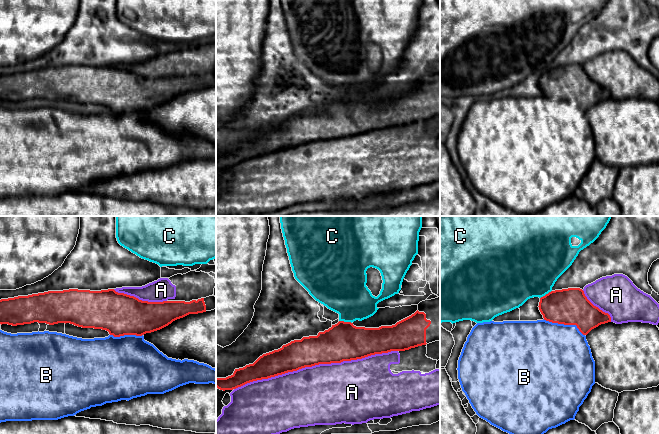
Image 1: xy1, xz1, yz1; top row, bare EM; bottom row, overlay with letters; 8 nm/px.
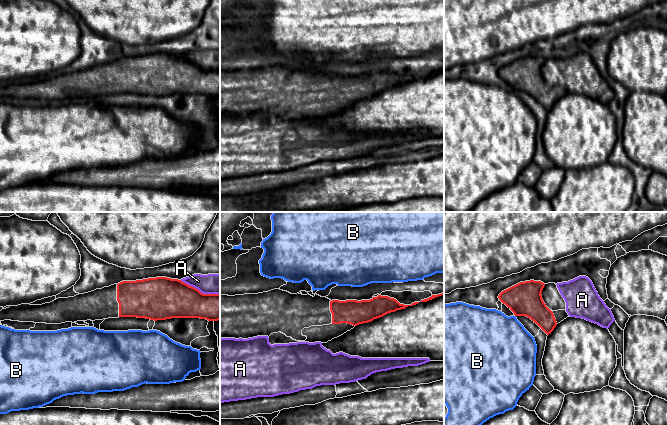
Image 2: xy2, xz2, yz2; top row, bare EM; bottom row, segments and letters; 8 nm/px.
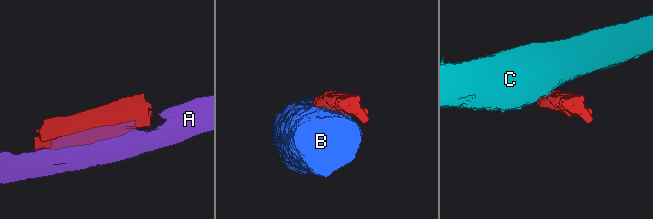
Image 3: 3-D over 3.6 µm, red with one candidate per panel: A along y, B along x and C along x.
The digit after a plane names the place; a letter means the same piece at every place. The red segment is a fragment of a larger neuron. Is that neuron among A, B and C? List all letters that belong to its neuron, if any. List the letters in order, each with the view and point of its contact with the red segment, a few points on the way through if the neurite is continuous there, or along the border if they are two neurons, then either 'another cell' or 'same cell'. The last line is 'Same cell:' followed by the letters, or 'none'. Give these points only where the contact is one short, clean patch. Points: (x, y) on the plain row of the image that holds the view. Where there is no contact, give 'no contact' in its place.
A: meets red in xz1 at (315, 140); another cell
B: meets red in yz1 at (564, 100); another cell
C: meets red in xz1 at (345, 98); border along xz1 (339, 96), (351, 99); another cell
Same cell: none

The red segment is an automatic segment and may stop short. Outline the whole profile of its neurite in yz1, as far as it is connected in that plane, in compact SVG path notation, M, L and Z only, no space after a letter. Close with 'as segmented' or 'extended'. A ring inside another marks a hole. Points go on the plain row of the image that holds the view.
M580 64L551 67L540 74L538 83L544 96L576 101L583 111L601 100L611 98L610 91L594 82Z; as segmented

